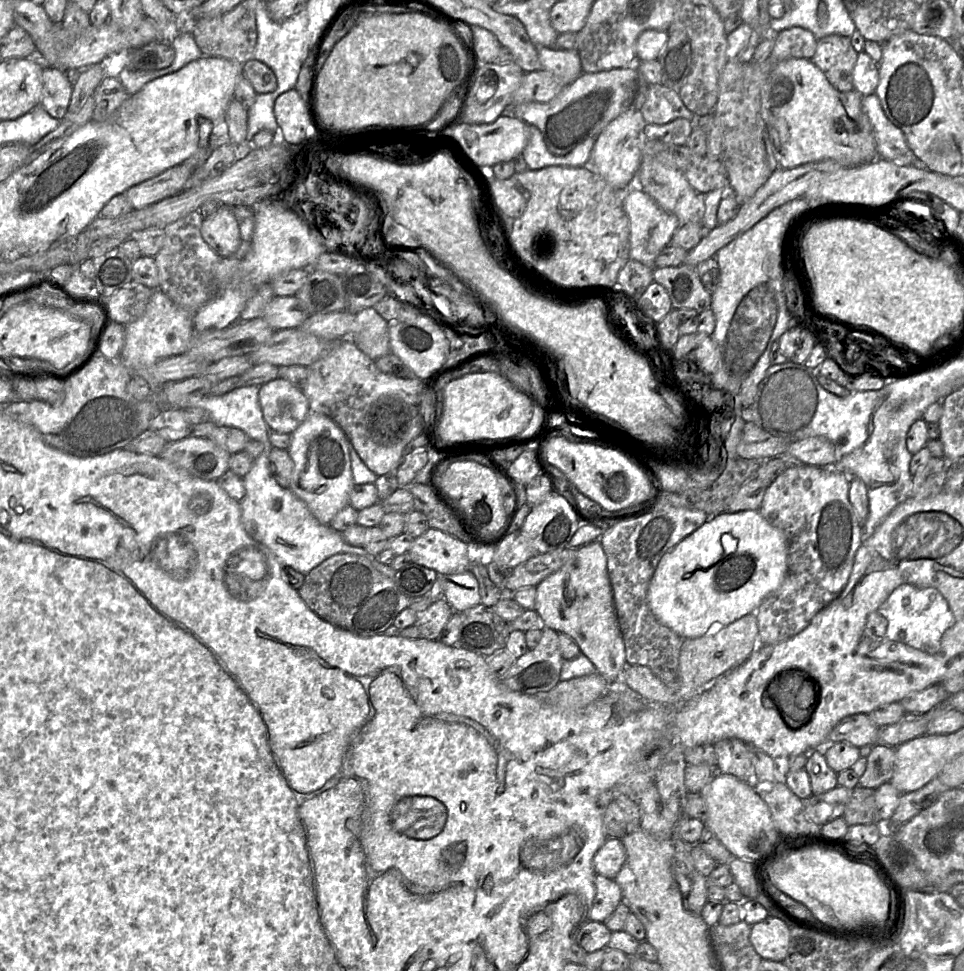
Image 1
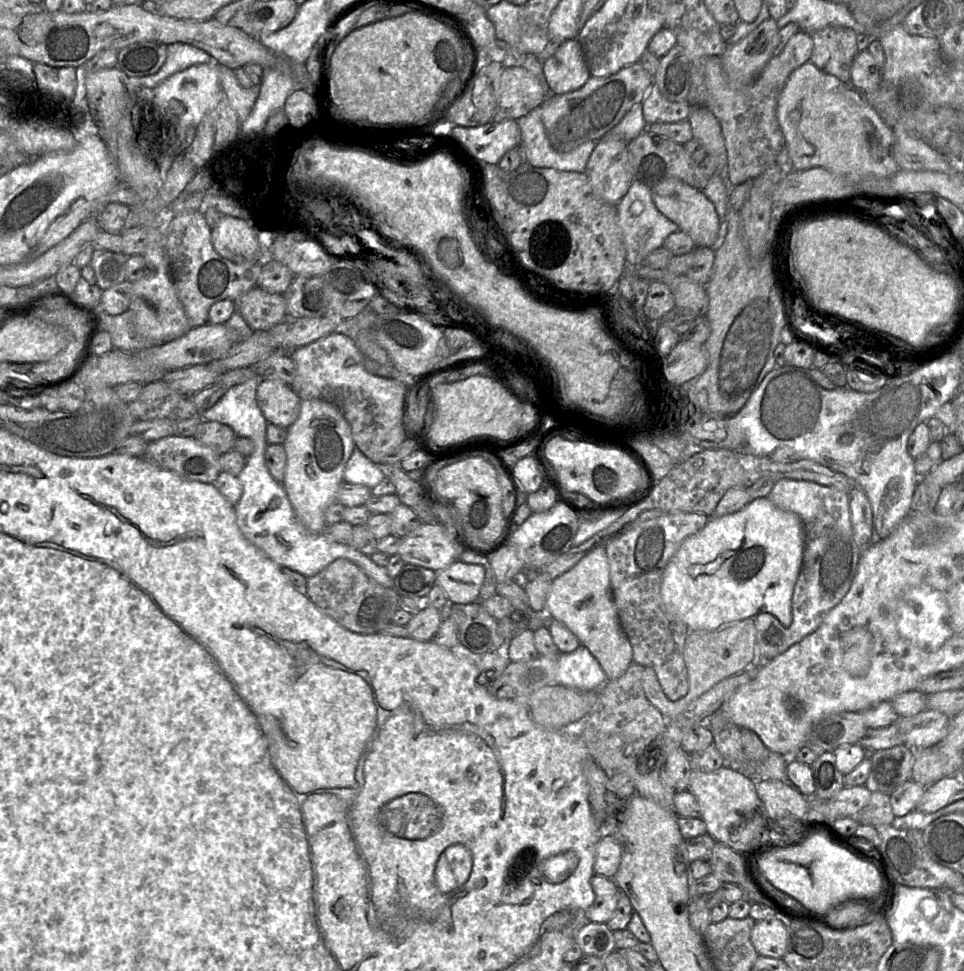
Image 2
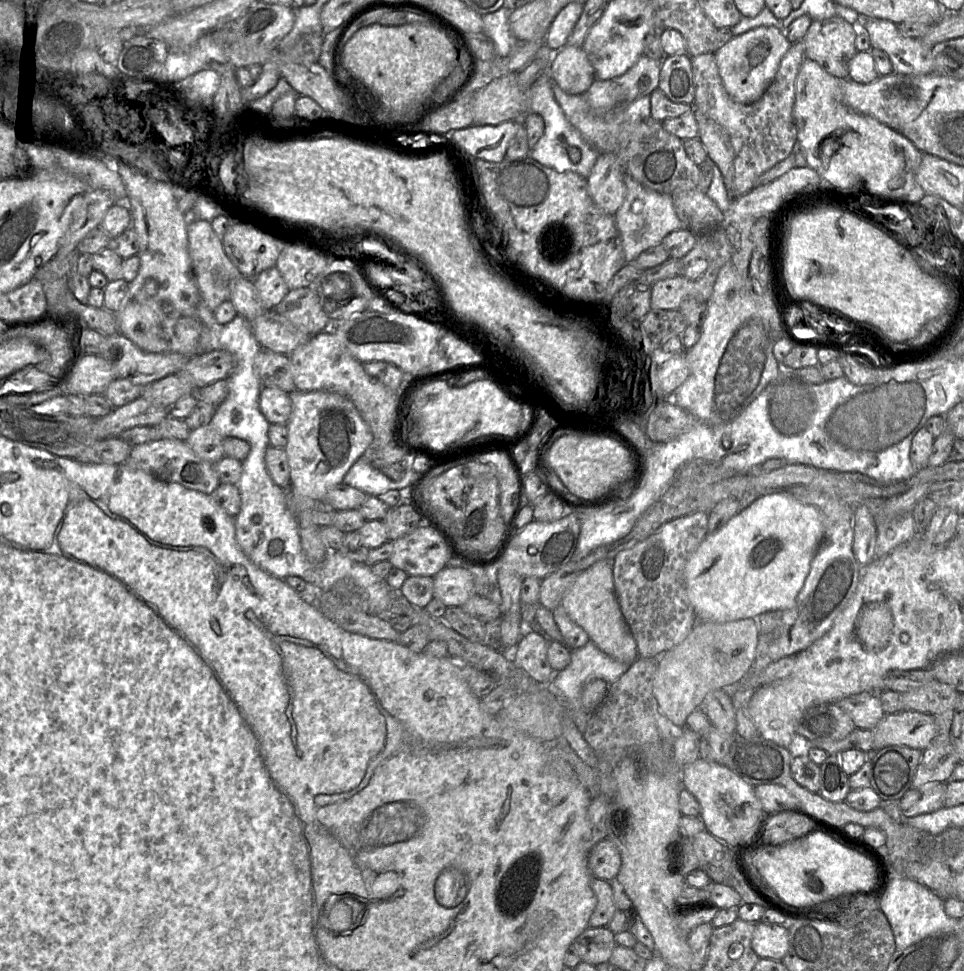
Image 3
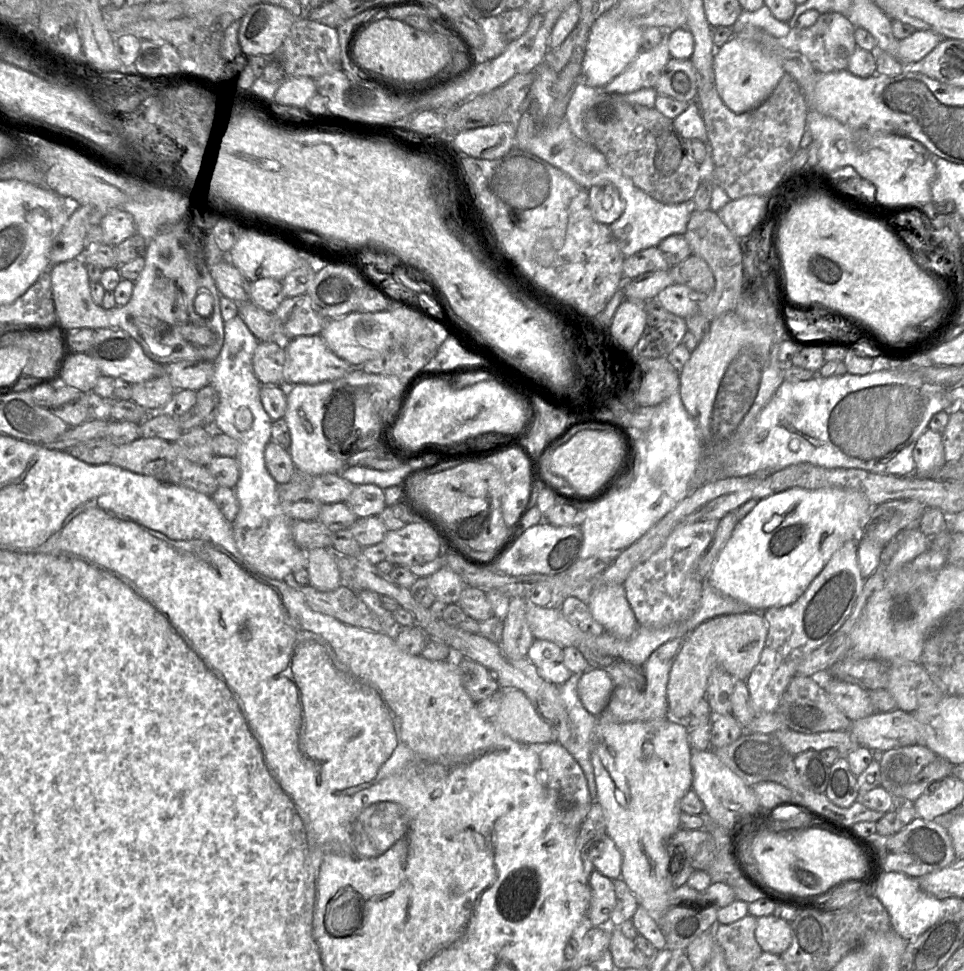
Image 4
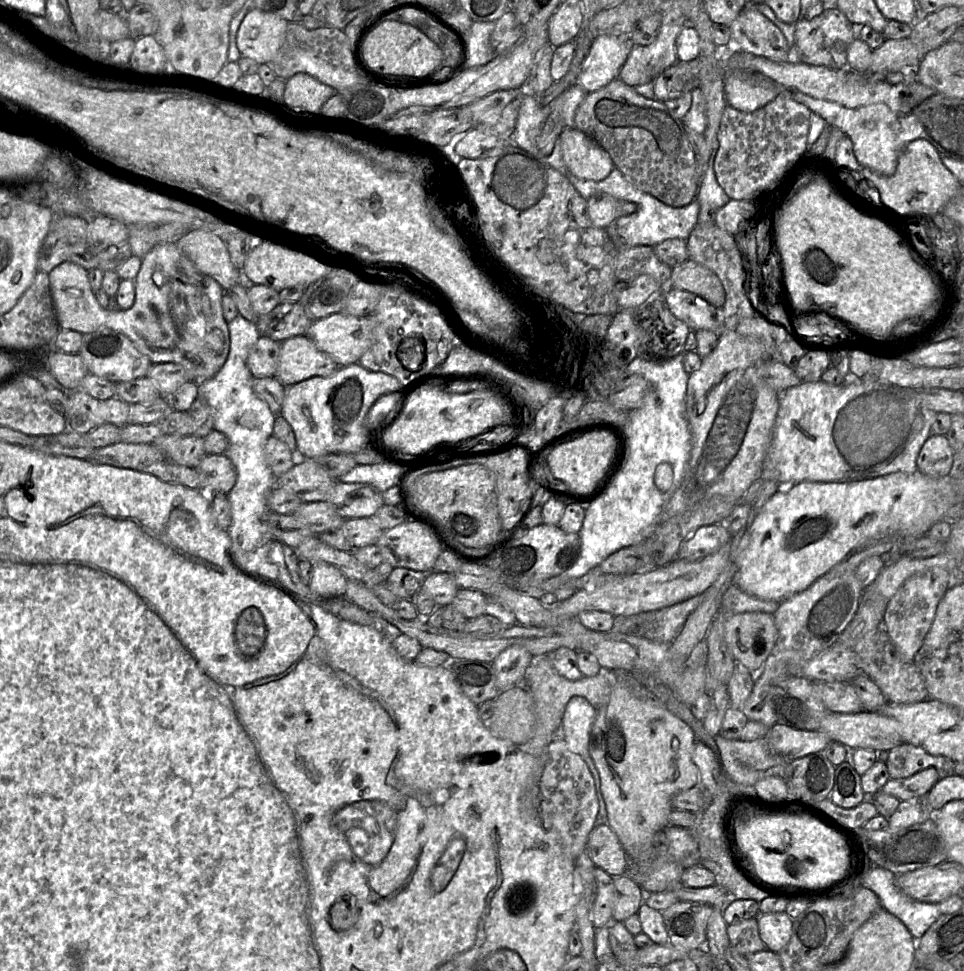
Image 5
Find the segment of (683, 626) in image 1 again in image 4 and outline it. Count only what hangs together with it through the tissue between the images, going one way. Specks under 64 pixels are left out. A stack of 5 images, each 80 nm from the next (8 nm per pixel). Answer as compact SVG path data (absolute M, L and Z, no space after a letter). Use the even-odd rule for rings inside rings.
M796 487L760 499L750 513L737 522L705 584L758 611L791 605L805 592L834 552L847 541L862 536L865 523L875 507L863 492L850 489L808 490Z

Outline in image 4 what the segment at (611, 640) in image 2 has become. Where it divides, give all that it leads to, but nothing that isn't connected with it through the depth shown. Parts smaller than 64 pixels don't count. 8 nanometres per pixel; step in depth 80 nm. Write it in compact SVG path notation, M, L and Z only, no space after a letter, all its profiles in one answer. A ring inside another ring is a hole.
M622 584L601 586L586 602L593 618L607 633L624 640L635 635L639 625Z

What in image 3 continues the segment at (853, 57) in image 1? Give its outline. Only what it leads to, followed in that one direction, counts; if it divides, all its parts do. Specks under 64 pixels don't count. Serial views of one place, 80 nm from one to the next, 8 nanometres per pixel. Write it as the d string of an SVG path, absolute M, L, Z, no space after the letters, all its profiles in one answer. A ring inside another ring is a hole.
M834 16L823 20L813 20L802 41L805 58L817 62L826 72L840 79L848 78L849 66L857 52L855 38L857 26L845 19Z

